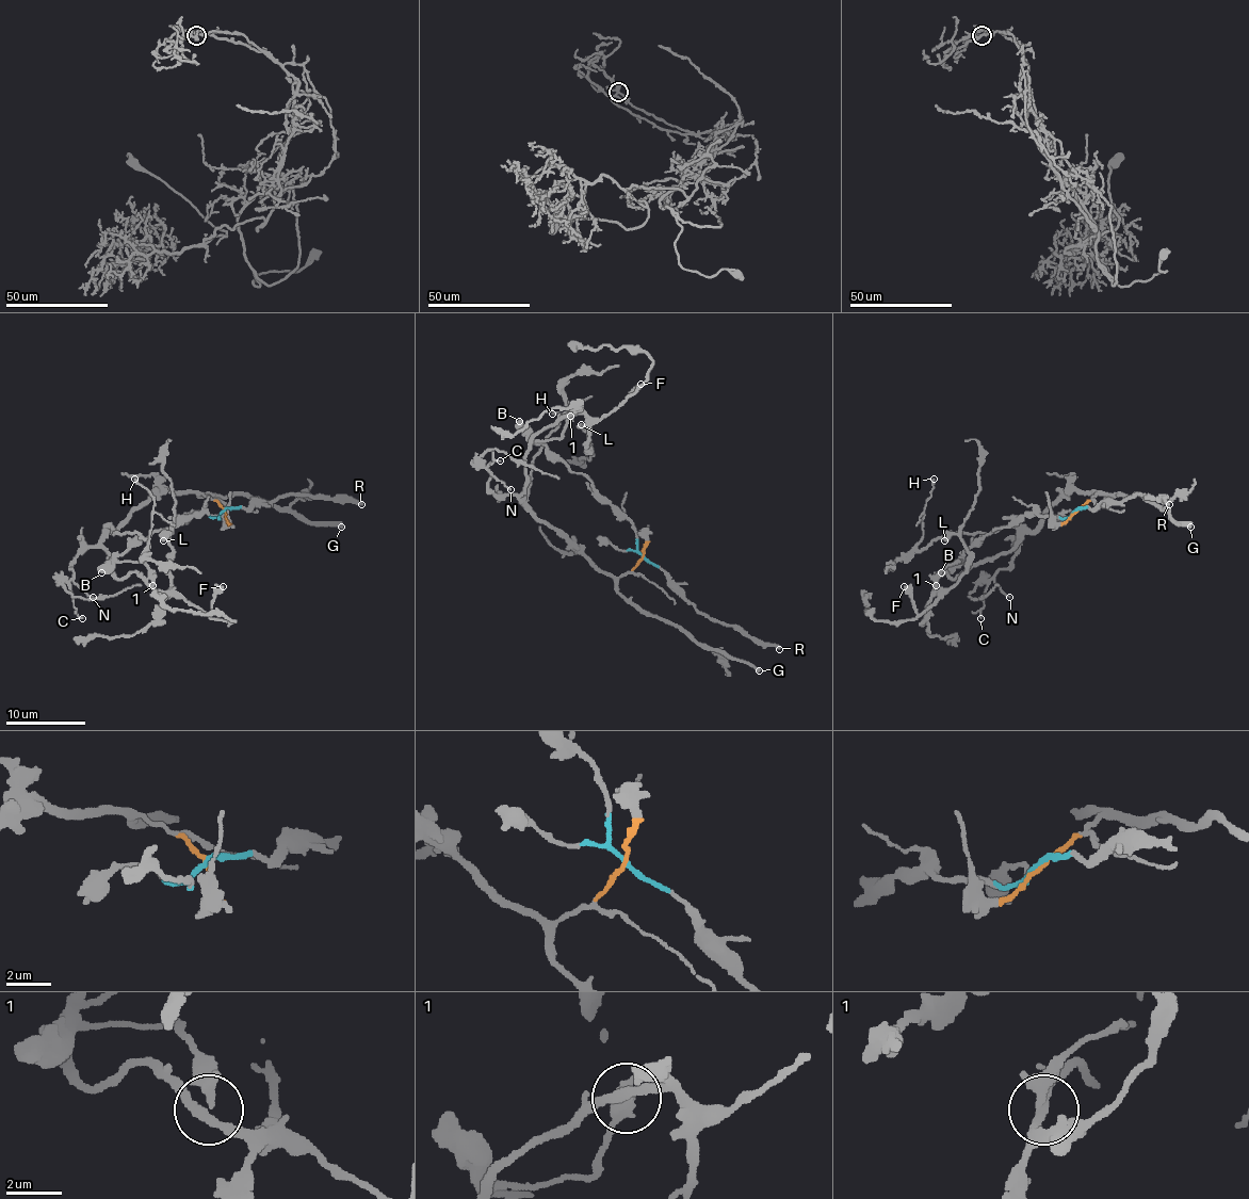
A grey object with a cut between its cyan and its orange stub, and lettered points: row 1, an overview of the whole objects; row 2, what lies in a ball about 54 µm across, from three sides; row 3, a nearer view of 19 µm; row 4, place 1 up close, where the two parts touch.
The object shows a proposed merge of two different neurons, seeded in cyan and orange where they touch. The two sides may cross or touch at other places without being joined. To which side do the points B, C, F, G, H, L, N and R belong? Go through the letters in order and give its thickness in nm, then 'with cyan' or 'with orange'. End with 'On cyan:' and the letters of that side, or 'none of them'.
B: 550 nm thick; with cyan
C: 140 nm thick; with orange
F: 400 nm thick; with orange
G: 320 nm thick; with orange
H: 190 nm thick; with orange
L: 550 nm thick; with orange
N: 130 nm thick; with orange
R: 280 nm thick; with cyan
On cyan: B, R

